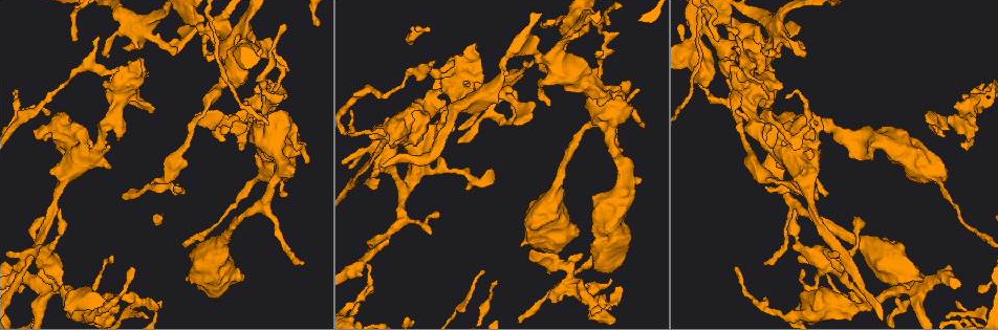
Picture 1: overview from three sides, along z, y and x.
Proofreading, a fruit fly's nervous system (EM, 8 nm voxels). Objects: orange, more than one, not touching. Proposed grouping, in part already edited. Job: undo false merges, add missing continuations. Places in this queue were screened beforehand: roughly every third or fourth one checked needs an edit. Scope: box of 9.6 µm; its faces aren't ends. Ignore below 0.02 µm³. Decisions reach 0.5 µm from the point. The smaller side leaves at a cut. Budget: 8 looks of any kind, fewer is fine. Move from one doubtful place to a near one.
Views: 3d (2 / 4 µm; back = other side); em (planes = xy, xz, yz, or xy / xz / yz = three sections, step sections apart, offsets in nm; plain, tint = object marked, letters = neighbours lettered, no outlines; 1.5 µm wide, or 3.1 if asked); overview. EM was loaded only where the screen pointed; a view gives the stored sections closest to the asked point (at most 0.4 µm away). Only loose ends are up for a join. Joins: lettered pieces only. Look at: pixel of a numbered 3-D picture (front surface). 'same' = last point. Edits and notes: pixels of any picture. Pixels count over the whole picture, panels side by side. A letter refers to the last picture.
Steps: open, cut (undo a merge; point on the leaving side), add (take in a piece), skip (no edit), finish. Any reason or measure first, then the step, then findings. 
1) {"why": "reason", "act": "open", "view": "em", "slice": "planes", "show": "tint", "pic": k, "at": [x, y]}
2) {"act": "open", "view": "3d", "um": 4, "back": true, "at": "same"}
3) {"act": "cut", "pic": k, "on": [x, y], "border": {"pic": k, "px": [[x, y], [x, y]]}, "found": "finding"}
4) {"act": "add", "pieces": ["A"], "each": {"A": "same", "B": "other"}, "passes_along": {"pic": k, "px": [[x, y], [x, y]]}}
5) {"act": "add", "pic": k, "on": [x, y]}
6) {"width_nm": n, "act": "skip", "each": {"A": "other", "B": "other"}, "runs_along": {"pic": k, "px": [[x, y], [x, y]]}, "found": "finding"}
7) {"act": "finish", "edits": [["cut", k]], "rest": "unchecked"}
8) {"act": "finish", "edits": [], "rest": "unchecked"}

{"why": "branch stops here", "act": "open", "view": "em", "slice": "yz", "step": 4, "show": "tint", "pic": 1, "at": [628, 80]}

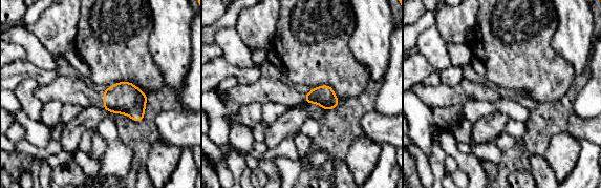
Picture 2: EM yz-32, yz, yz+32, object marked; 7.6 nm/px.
{"why": "another direction", "act": "open", "view": "em", "slice": "planes", "show": "letters", "at": "same"}

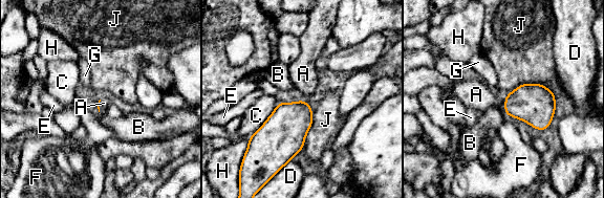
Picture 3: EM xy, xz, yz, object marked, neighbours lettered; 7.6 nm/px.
{"act": "add", "pieces": ["A"], "each": {"A": "same", "B": "other", "C": "other", "D": "other", "E": "other", "F": "other", "G": "other", "H": "other", "J": "other"}, "passes_along": {"pic": 3, "px": [[534, 104], [504, 107], [476, 94]]}, "found": "it goes on there"}

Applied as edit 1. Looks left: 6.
{"why": "thick turns thin", "act": "open", "view": "em", "slice": "planes", "show": "letters", "pic": 1, "at": [430, 98]}

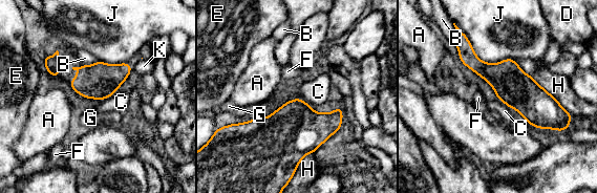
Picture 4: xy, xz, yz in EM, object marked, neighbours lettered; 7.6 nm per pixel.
{"longest_contact_nm": ["J", 550], "act": "skip", "each": {"A": "other", "B": "other", "C": "other", "D": "other", "E": "other", "F": "other", "G": "other", "H": "other", "J": "other", "K": "other"}, "found": "continuous, no second cell"}

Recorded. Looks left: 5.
{"why": "free end", "act": "open", "view": "em", "slice": "xz", "step": 4, "show": "letters", "pic": 1, "at": [780, 55]}

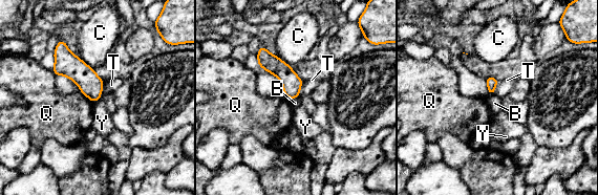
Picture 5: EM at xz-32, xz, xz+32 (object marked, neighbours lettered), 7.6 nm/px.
{"act": "open", "view": "em", "slice": "planes", "show": "letters", "at": "same"}

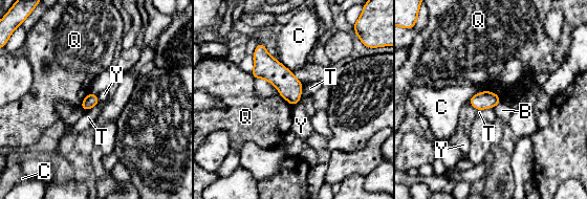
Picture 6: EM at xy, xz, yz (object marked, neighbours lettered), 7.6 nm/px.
{"act": "skip", "each": {"B": "other", "C": "other", "Q": "other", "T": "other", "Y": "other"}, "border": {"pic": 6, "px": [[500, 101], [494, 108]]}, "found": "none of them fits"}

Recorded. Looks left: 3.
{"act": "finish", "edits": [["add", 3]], "rest": "unchecked"}

